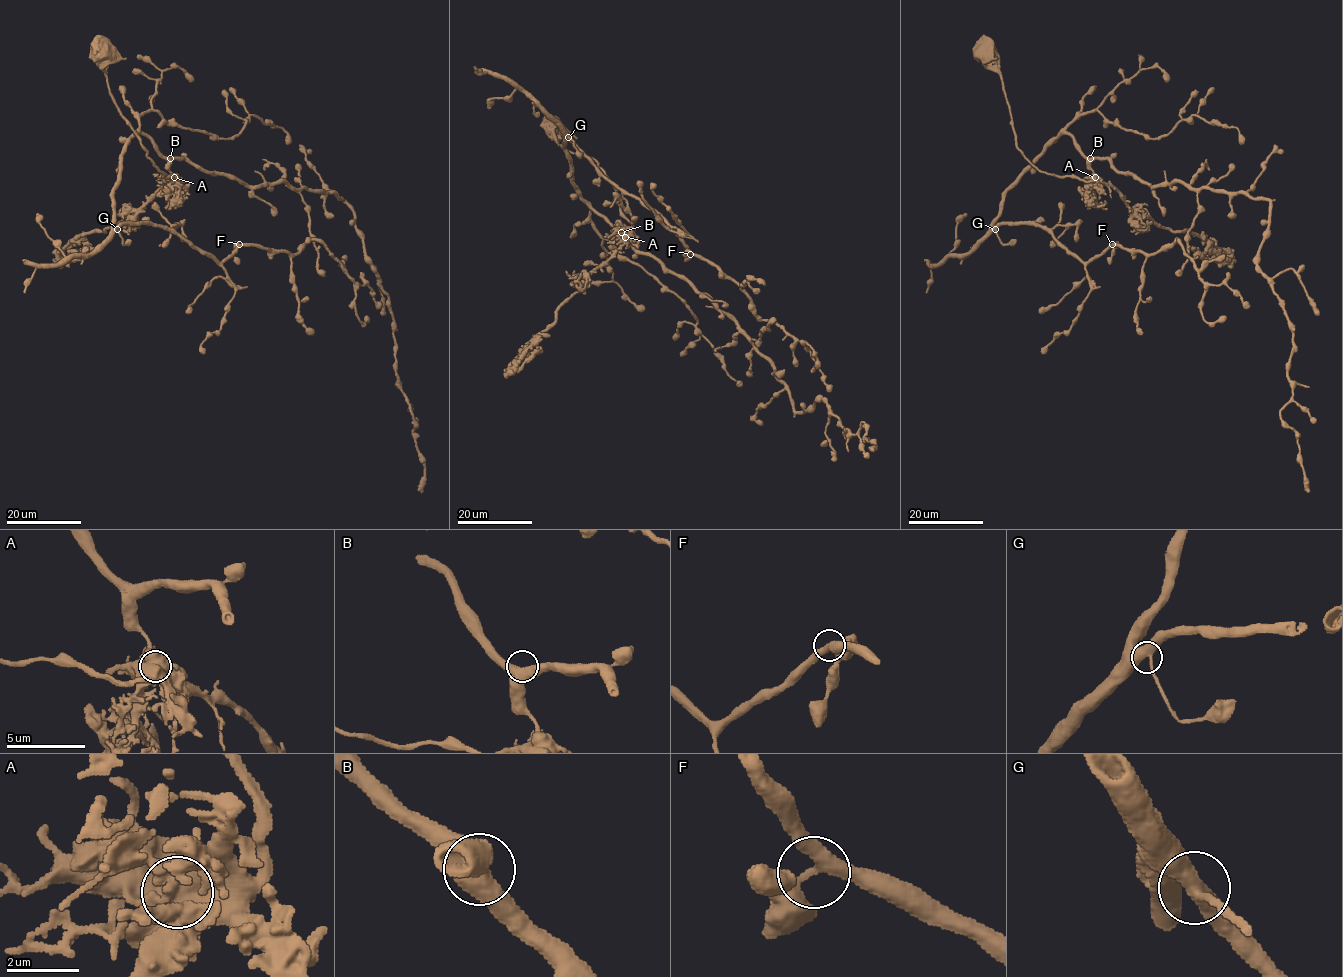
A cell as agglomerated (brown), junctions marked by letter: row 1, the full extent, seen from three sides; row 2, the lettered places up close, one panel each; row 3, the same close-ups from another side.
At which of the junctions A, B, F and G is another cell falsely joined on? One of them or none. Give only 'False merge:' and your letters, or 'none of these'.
False merge: A

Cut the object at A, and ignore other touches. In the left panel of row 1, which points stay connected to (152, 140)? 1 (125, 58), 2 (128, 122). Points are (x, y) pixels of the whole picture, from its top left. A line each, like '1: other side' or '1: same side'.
1: other side
2: other side

